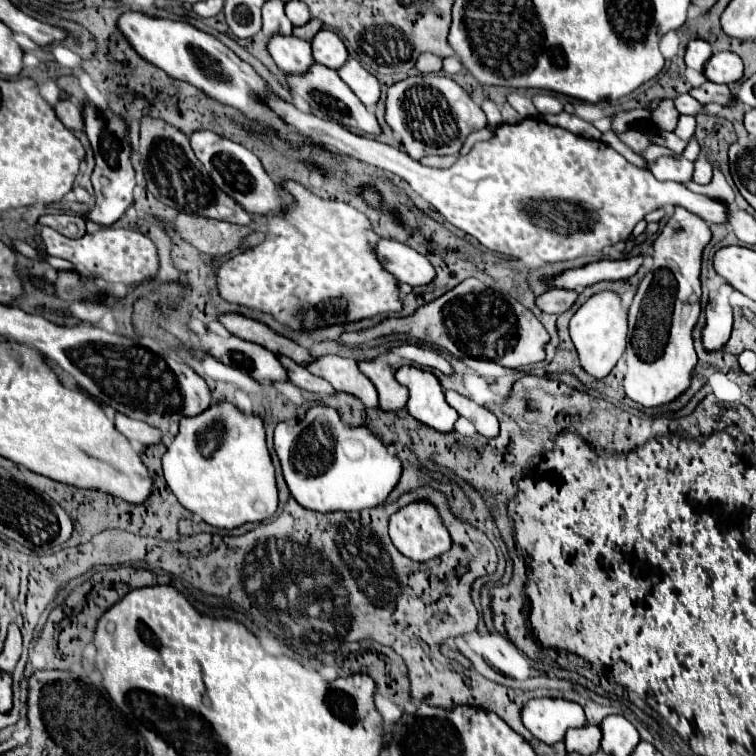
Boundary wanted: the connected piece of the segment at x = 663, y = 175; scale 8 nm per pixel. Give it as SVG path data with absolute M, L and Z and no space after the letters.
M659 157L653 163L653 171L651 171L657 179L671 179L671 181L679 181L679 183L687 183L693 177L693 163L687 161L685 157L673 159L673 157Z

